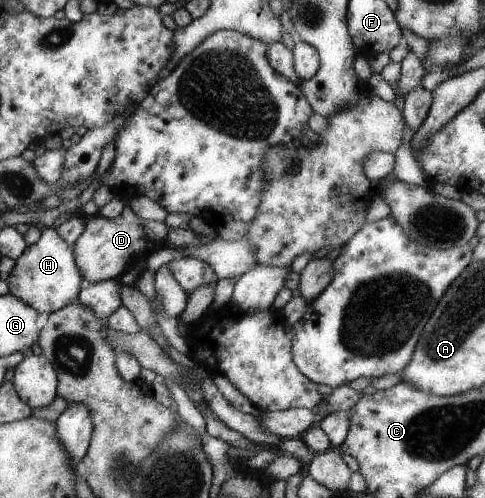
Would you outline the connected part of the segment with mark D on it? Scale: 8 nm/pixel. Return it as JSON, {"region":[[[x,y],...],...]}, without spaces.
{"region":[[[124,208],[113,219],[94,214],[85,224],[82,234],[73,242],[75,265],[81,274],[81,288],[102,279],[119,278],[128,264],[147,255],[144,228],[130,208]]]}

